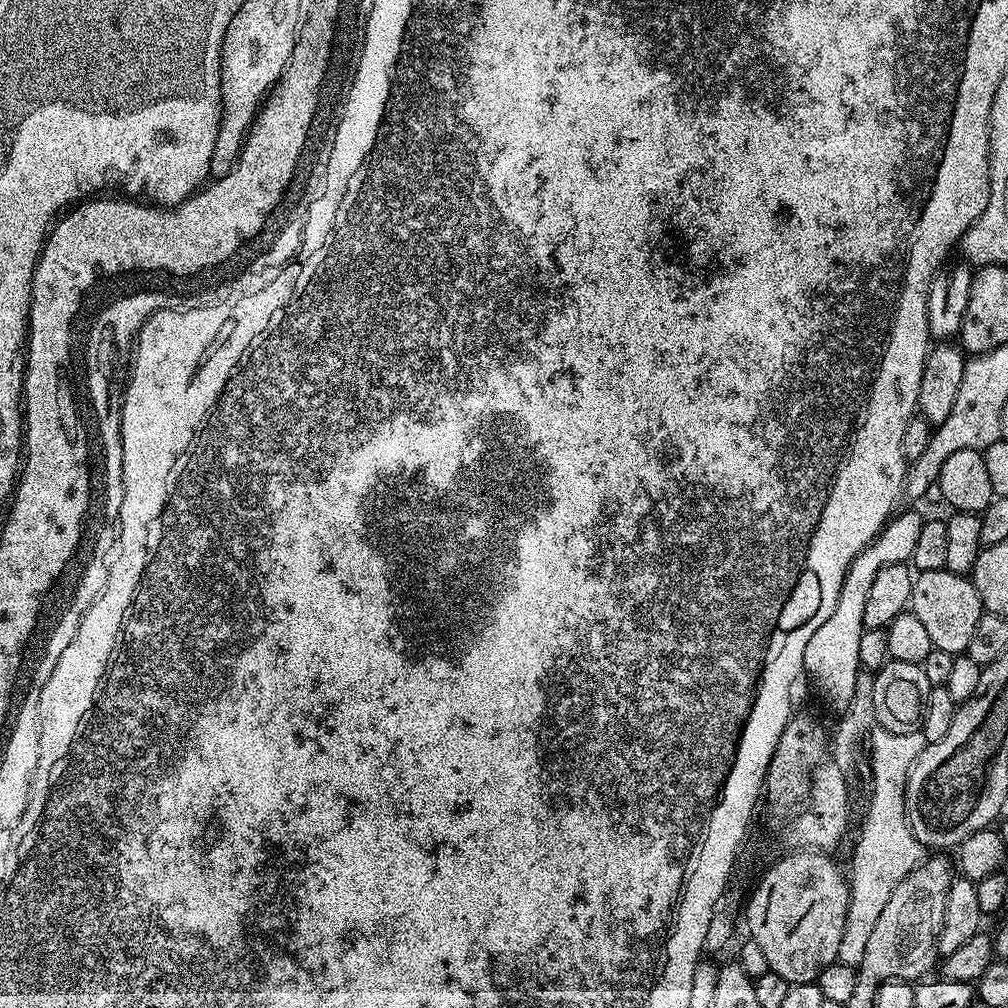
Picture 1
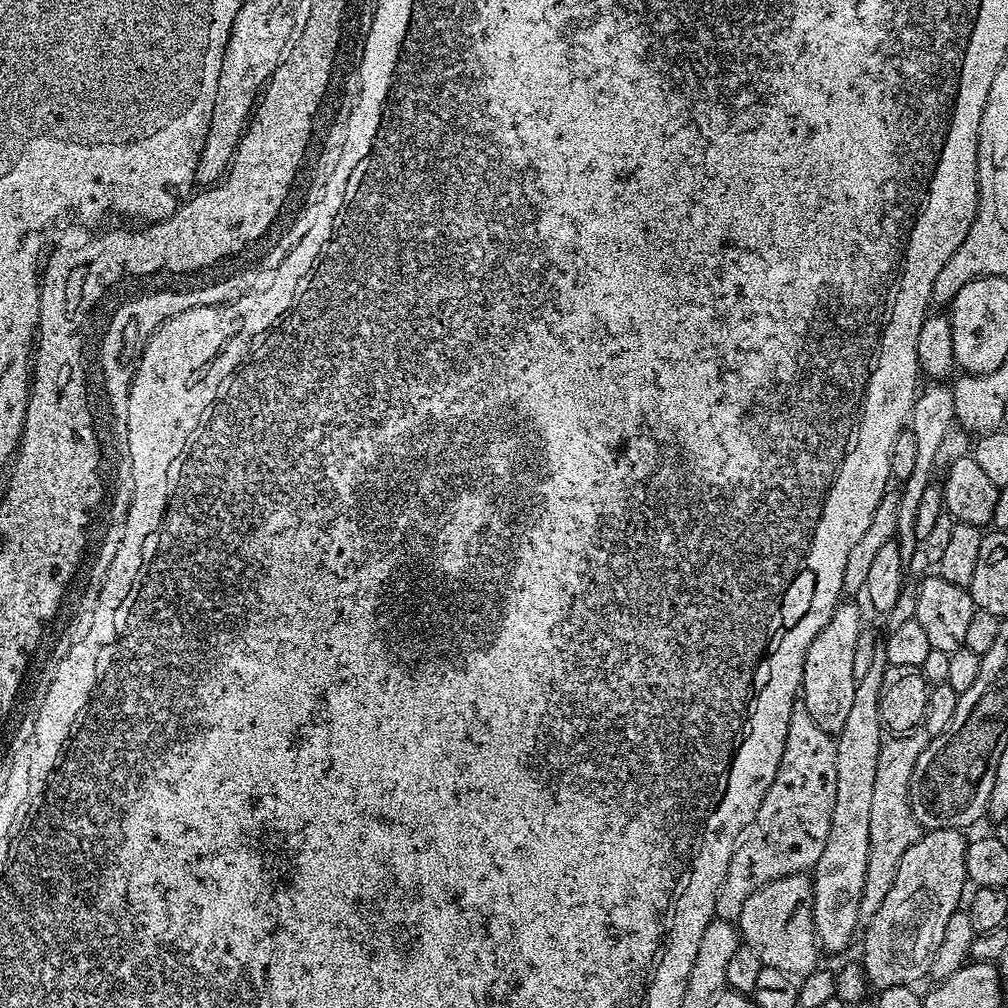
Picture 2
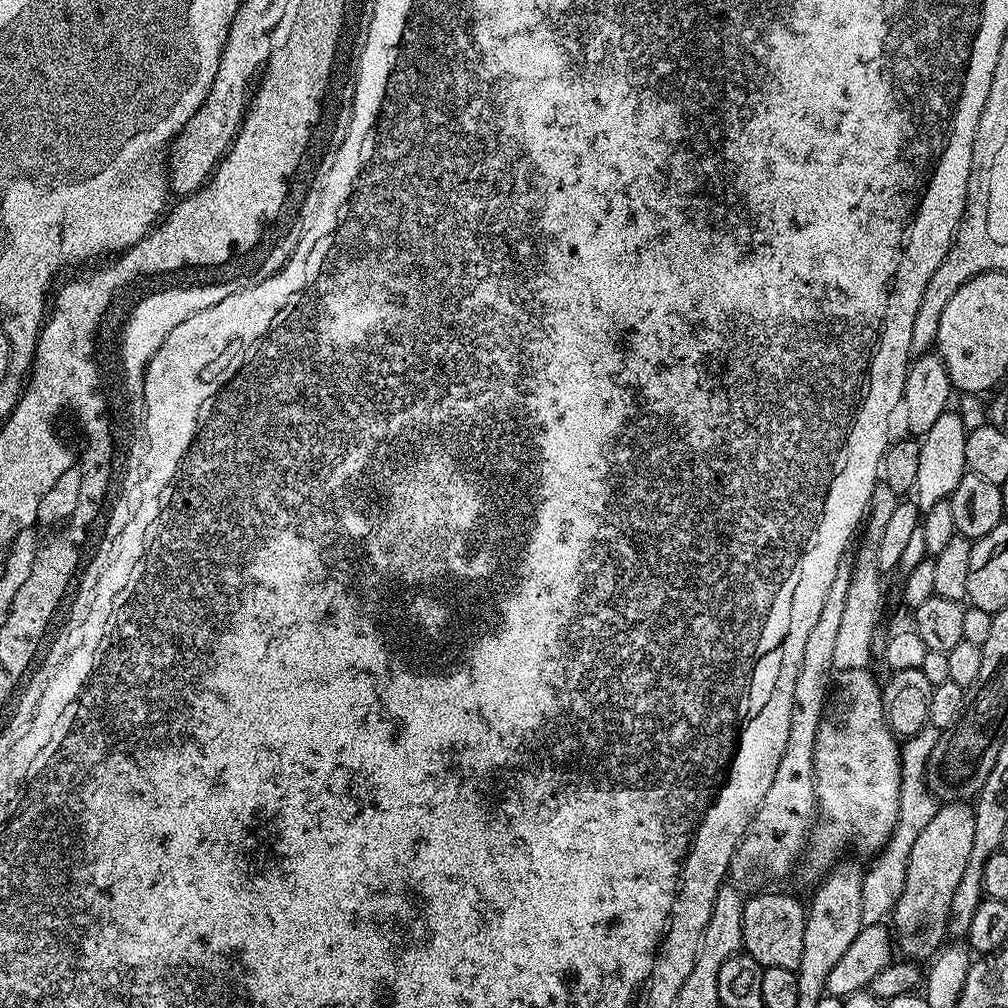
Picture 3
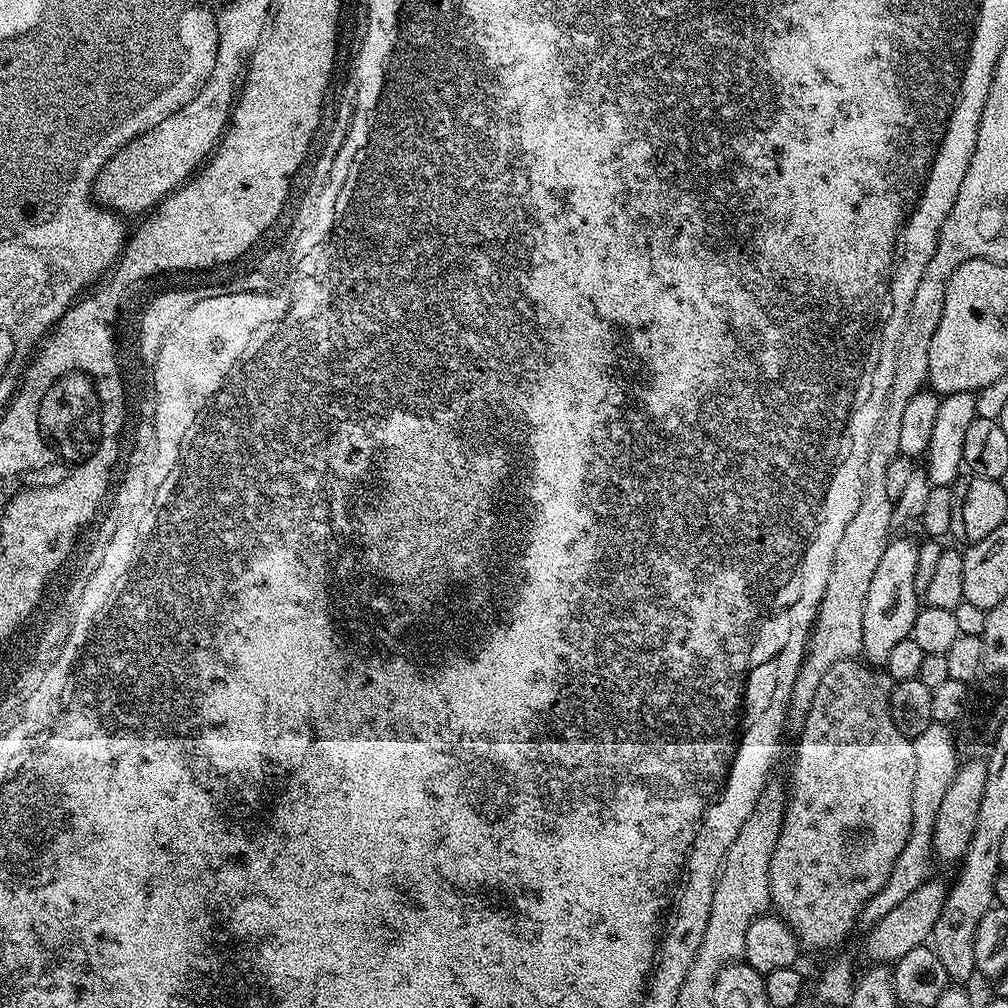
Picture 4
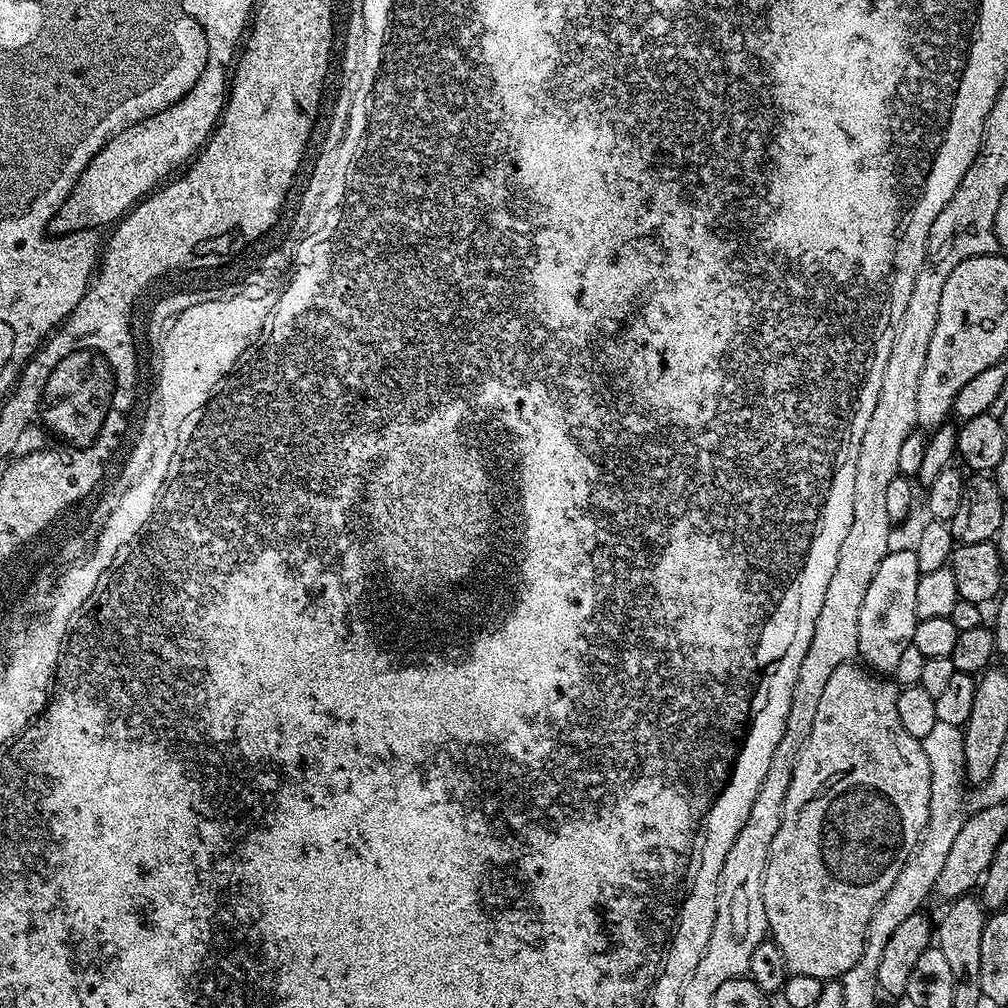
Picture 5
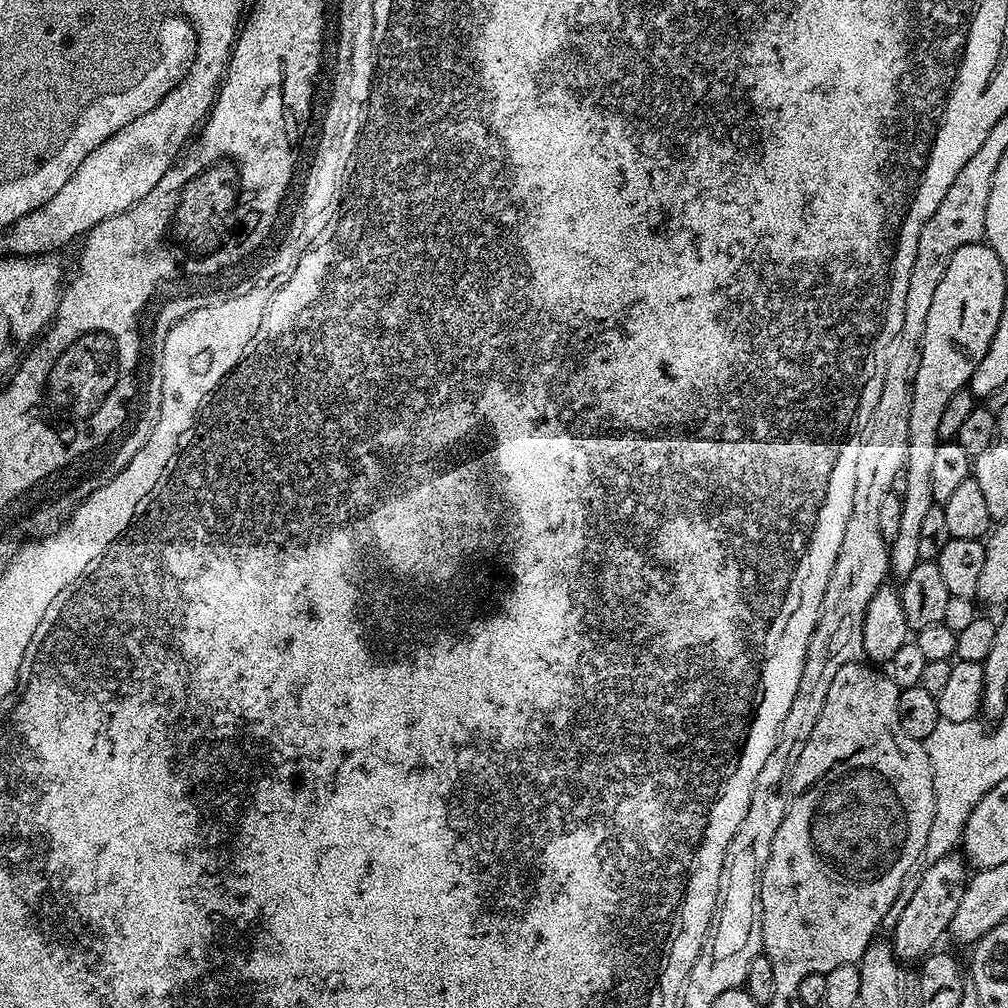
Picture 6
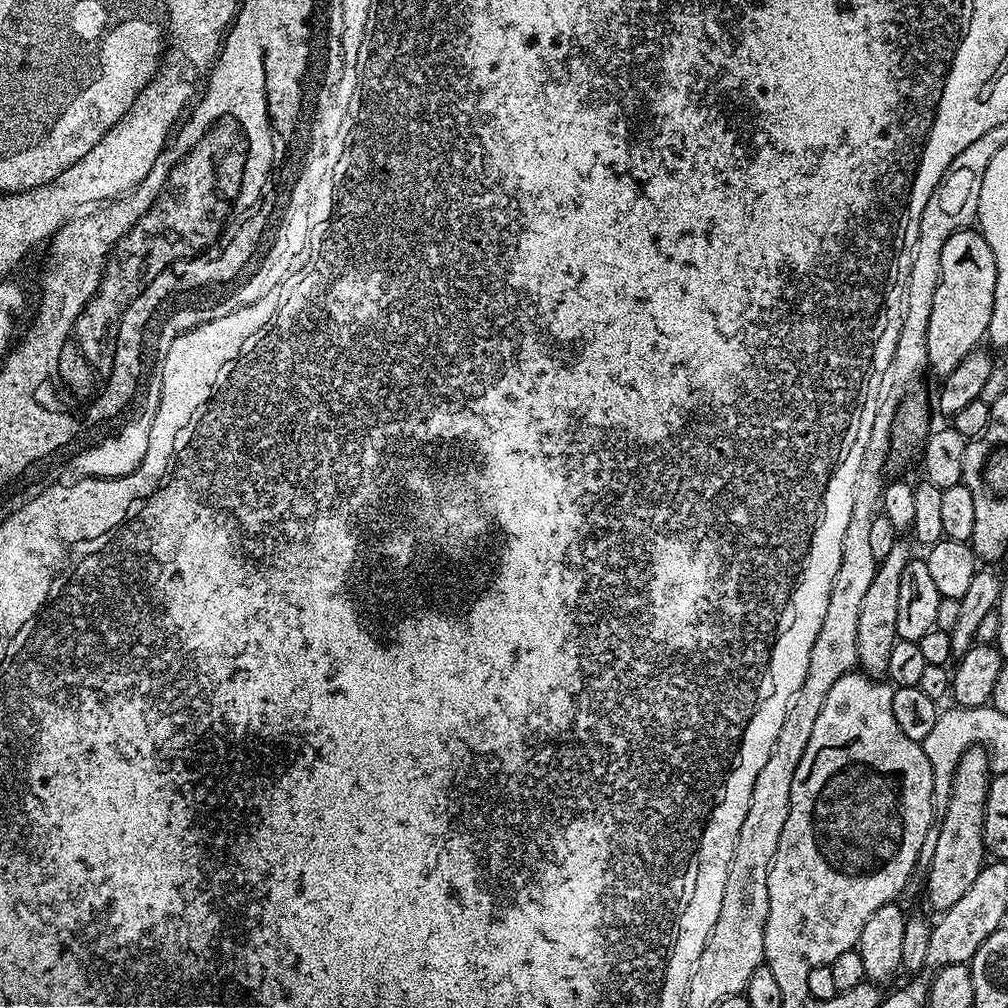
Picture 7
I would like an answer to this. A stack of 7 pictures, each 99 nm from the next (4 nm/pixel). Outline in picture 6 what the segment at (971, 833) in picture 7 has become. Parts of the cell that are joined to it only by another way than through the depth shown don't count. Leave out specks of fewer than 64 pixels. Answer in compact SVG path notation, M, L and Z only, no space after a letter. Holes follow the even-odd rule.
M959 851L931 861L928 869L920 876L912 897L904 900L904 908L895 917L896 929L890 935L890 943L896 951L896 959L901 962L913 960L919 962L937 947L936 944L946 936L954 913L958 911L958 902L962 902L962 894L970 879L970 868Z

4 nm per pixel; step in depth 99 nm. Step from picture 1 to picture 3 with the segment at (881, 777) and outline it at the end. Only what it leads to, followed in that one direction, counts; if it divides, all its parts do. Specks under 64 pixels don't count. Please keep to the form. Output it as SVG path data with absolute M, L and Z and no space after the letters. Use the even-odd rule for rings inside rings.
M931 726L918 730L918 734L907 737L903 741L900 750L900 773L902 782L900 783L900 809L898 810L898 822L890 834L890 838L884 844L883 852L877 852L872 864L863 873L861 882L862 894L862 918L865 924L878 924L887 921L892 915L892 910L896 906L896 899L902 894L906 884L906 866L910 862L910 850L914 850L914 841L922 830L926 830L926 825L930 823L930 818L934 818L938 807L938 801L931 792L928 791L926 783L926 769L930 750L934 750L934 742L938 742L941 729Z

